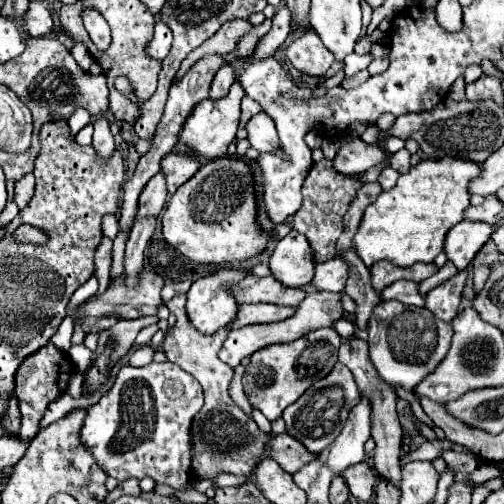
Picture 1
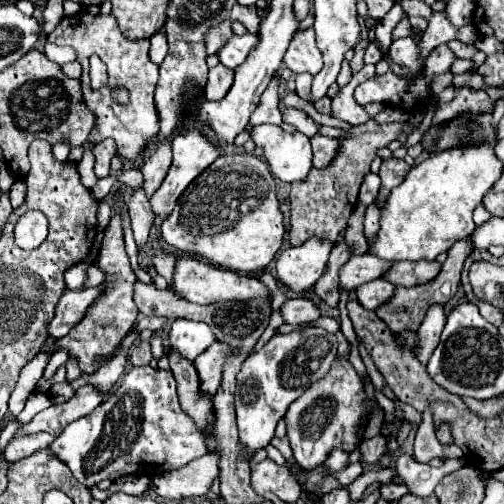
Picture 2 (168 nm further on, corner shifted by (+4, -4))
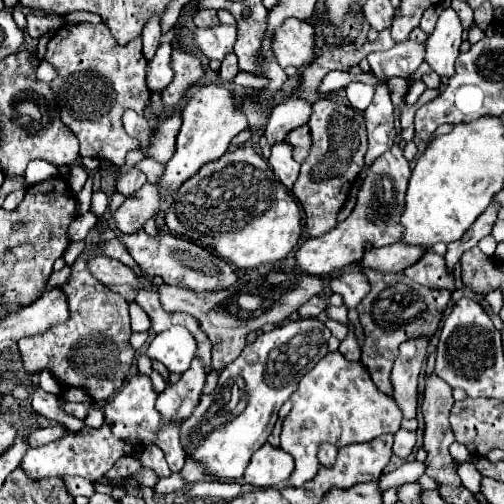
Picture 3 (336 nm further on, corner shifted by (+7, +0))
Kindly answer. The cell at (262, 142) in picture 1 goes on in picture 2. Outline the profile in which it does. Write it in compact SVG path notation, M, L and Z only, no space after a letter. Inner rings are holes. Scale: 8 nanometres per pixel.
M258 125L252 129L256 145L264 147L270 171L284 183L300 181L312 169L312 147L302 133L288 133L278 125Z

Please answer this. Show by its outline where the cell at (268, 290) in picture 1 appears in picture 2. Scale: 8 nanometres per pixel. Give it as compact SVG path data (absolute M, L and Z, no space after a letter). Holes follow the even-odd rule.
M182 255L176 257L176 265L174 265L174 275L172 275L172 289L198 305L210 305L210 303L218 303L222 301L246 301L252 297L272 297L270 291L256 279L256 277L248 277L248 275L240 275L236 271L230 269L222 269L222 267L214 267L208 265L196 257L190 255Z

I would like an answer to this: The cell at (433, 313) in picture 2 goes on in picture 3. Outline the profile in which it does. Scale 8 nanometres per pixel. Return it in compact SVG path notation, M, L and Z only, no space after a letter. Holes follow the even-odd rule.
M425 337L405 341L399 347L399 357L393 365L391 383L395 389L395 401L405 419L413 419L417 413L417 379L427 357L427 347L429 339Z

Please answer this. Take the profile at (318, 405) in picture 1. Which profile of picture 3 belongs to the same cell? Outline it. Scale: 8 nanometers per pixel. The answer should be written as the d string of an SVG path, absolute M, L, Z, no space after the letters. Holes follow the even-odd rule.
M329 351L301 381L297 391L291 395L291 413L287 415L287 419L283 421L283 431L281 431L281 449L291 453L295 459L295 471L289 479L289 483L293 487L301 487L305 483L309 483L309 479L313 479L313 475L317 475L319 471L319 459L317 459L317 451L321 443L331 443L337 449L353 445L353 443L363 443L363 441L371 441L383 433L395 433L401 425L401 411L397 407L397 403L393 399L389 399L385 393L381 393L375 383L371 381L367 369L363 363L351 363L347 361L339 351Z

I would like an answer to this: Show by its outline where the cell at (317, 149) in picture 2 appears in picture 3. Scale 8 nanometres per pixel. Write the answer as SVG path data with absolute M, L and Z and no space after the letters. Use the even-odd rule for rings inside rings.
M307 125L293 129L293 131L287 135L285 141L289 141L289 143L295 147L293 159L295 159L297 163L303 163L303 161L309 157L309 151L311 151L311 135L309 135L309 127L307 127Z

